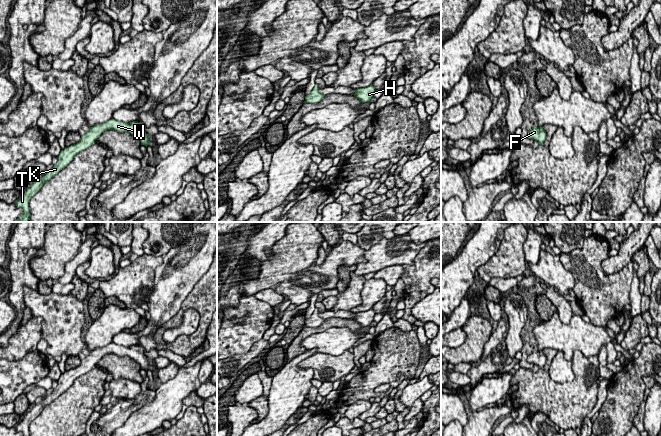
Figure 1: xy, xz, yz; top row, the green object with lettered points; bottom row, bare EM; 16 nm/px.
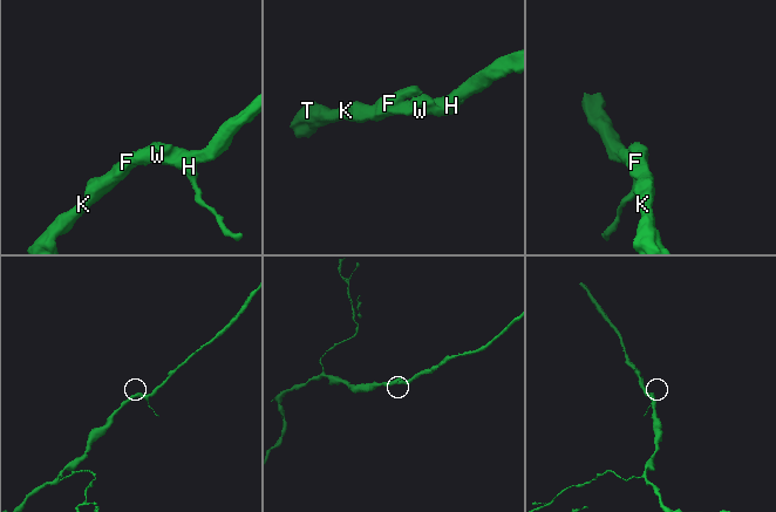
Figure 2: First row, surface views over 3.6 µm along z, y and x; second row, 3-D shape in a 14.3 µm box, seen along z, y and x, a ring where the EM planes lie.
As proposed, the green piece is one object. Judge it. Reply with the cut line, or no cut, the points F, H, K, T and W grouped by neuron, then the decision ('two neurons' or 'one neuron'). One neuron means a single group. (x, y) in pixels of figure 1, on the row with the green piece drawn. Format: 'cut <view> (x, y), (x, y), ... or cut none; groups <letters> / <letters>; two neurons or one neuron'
cut none; groups F H K T W; one neuron

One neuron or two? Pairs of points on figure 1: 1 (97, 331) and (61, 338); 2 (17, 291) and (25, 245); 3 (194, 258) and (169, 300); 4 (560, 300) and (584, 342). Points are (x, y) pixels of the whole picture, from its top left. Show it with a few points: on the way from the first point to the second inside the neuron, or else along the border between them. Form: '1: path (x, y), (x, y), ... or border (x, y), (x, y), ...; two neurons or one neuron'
1: border (84, 341), (87, 347); two neurons
2: path (19, 279), (20, 256); one neuron
3: path (184, 268), (169, 283), (169, 290); one neuron
4: border (556, 312), (565, 323), (574, 315); two neurons

